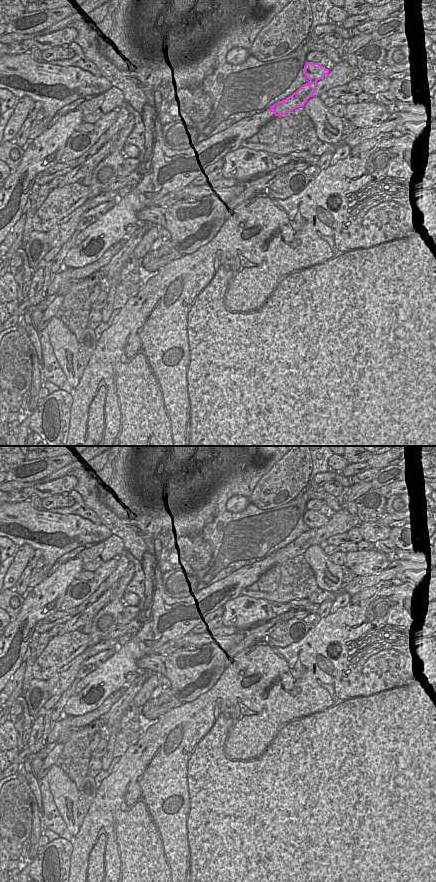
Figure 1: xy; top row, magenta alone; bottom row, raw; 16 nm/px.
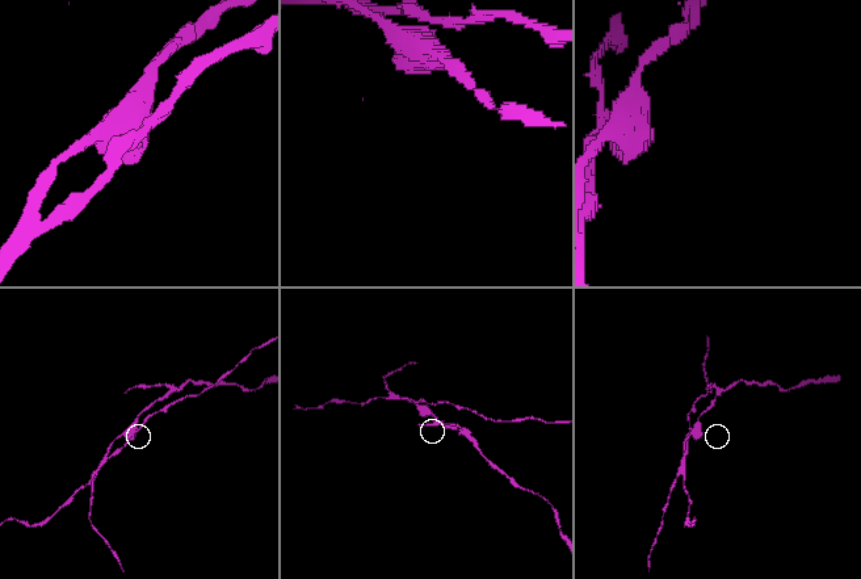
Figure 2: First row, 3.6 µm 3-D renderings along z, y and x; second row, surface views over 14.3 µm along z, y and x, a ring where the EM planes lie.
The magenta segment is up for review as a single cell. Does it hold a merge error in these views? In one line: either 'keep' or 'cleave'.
cleave

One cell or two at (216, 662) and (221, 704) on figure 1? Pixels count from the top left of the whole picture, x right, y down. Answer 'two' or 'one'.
two

